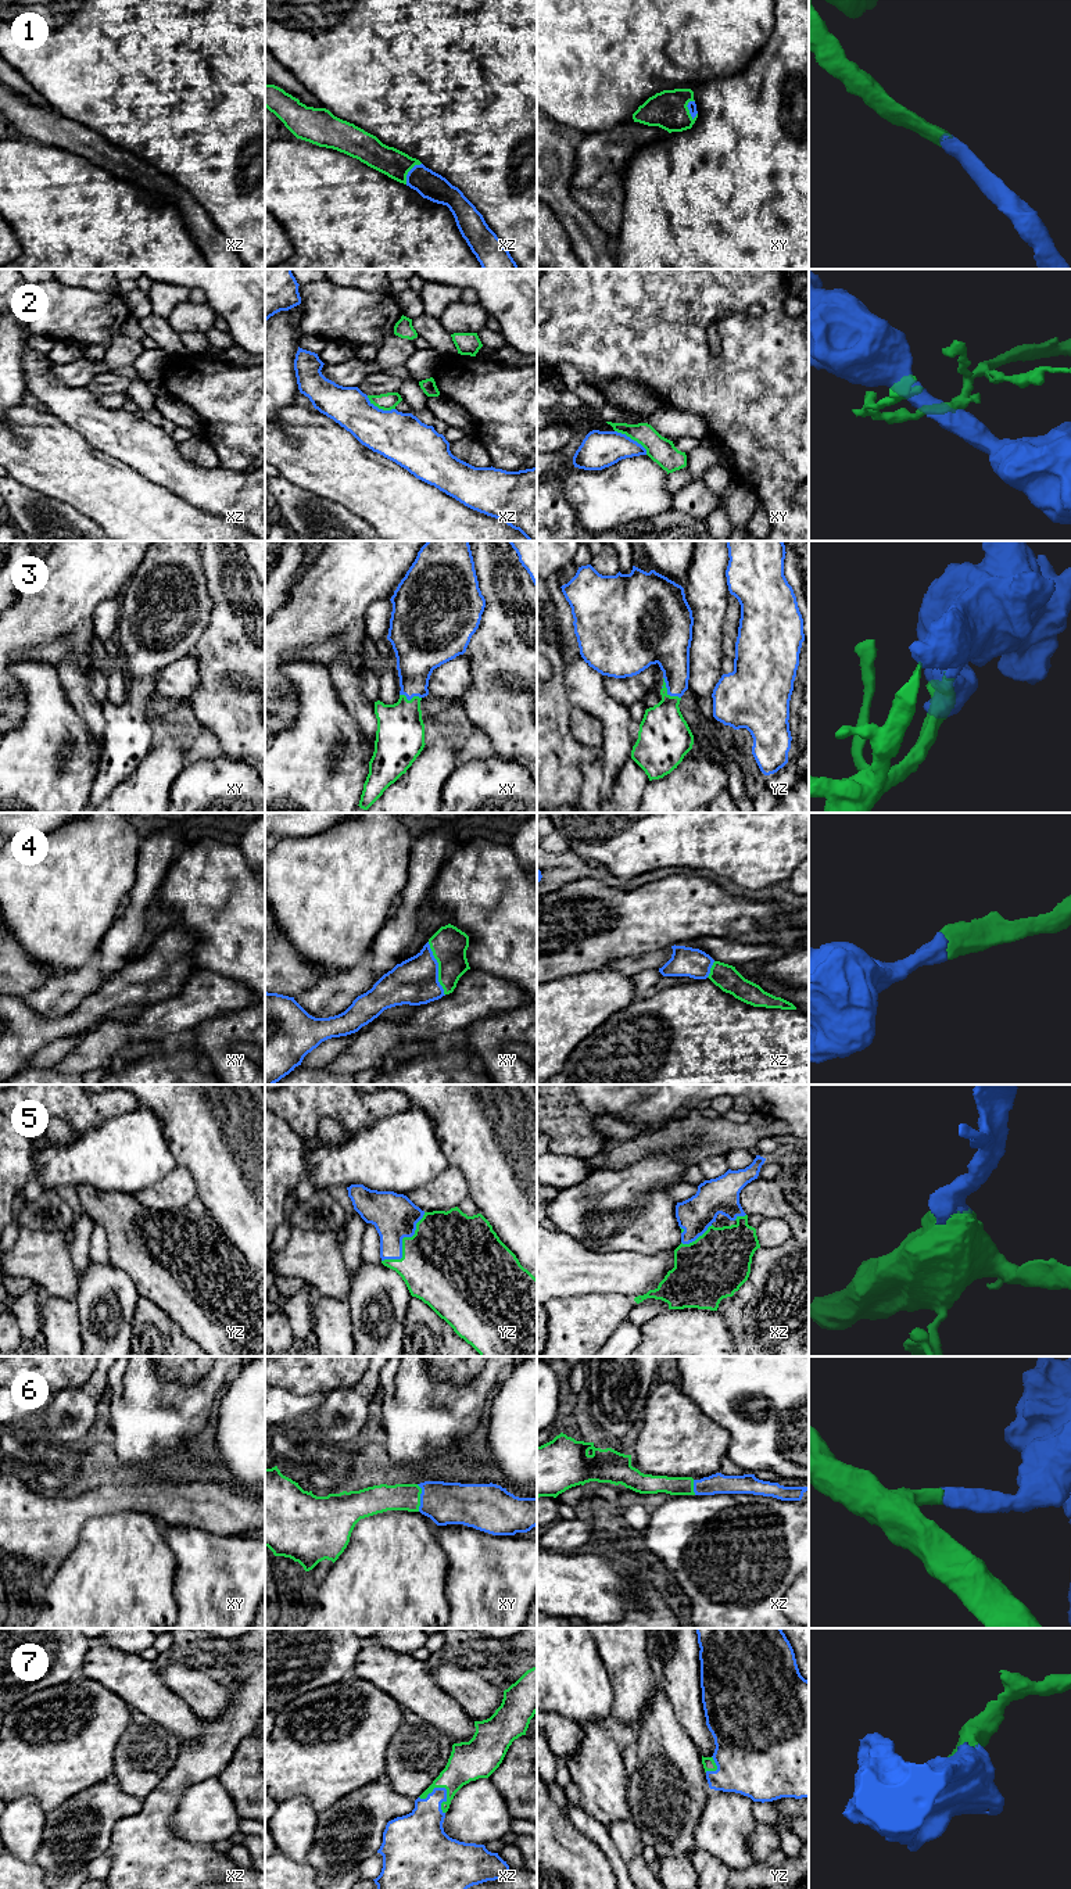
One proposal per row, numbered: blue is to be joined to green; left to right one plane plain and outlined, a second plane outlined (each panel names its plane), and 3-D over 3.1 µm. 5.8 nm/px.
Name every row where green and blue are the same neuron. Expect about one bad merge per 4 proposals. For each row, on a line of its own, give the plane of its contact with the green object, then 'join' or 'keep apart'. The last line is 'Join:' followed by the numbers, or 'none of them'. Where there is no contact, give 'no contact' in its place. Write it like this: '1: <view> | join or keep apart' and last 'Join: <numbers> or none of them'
1: xy | join
2: xy | keep apart
3: yz | join
4: xy | join
5: yz | join
6: xy | join
7: xz | join
Join: 1, 3, 4, 5, 6, 7

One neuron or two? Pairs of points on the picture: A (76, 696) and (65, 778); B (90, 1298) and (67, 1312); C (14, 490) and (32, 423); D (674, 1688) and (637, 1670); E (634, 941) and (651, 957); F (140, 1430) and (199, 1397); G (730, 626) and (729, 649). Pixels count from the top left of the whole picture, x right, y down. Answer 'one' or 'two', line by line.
A: two
B: two
C: two
D: two
E: two
F: one
G: one

